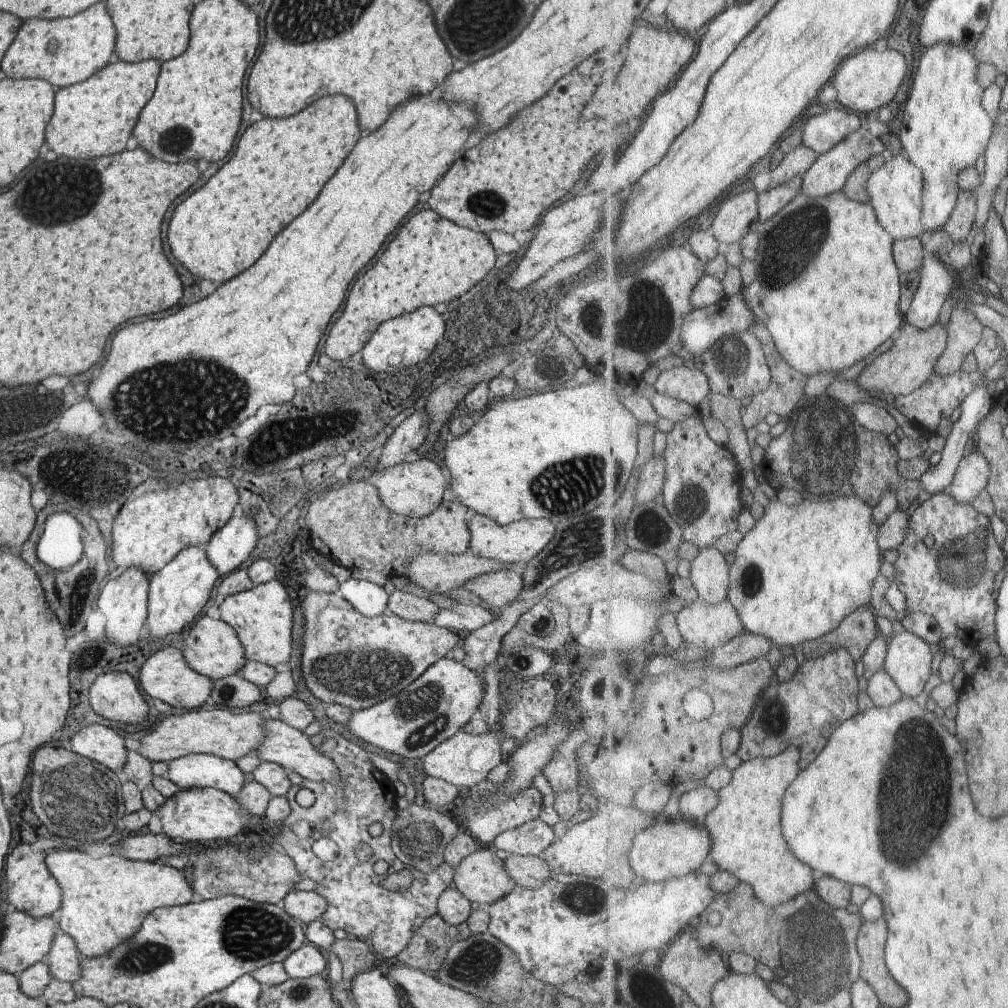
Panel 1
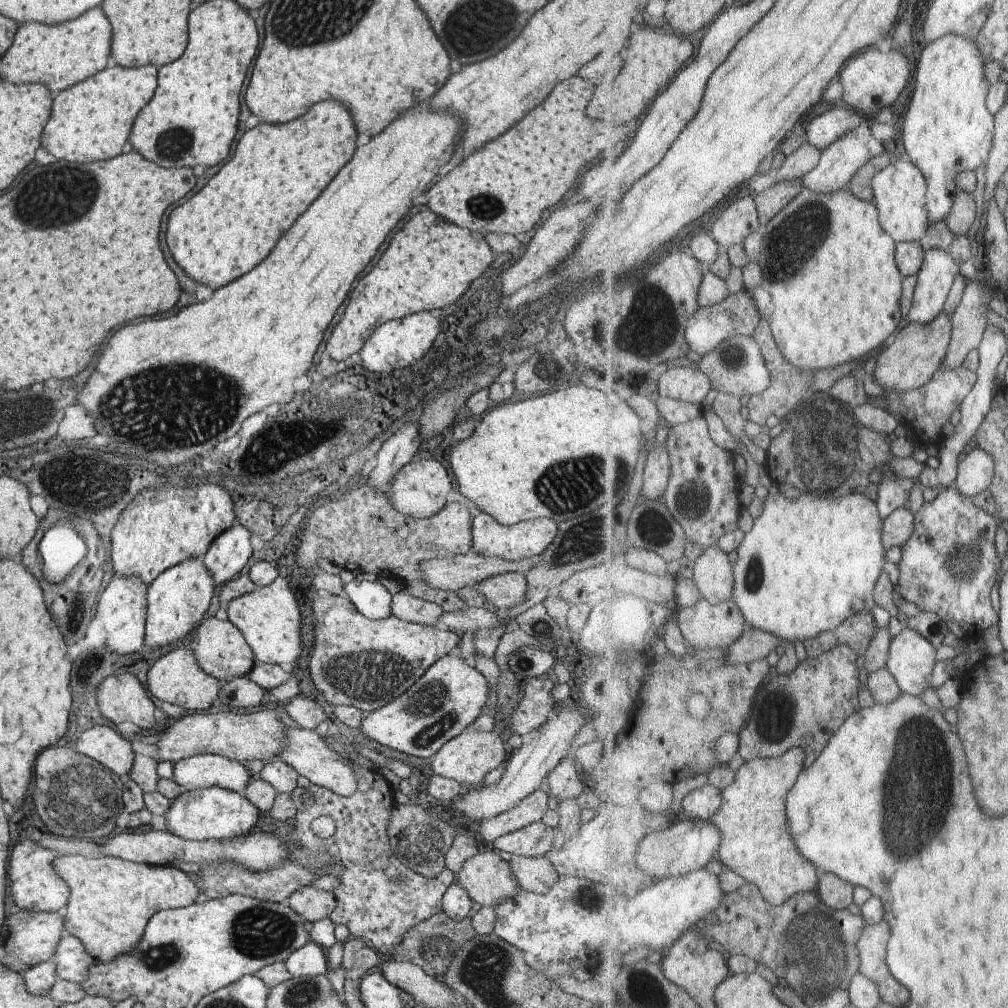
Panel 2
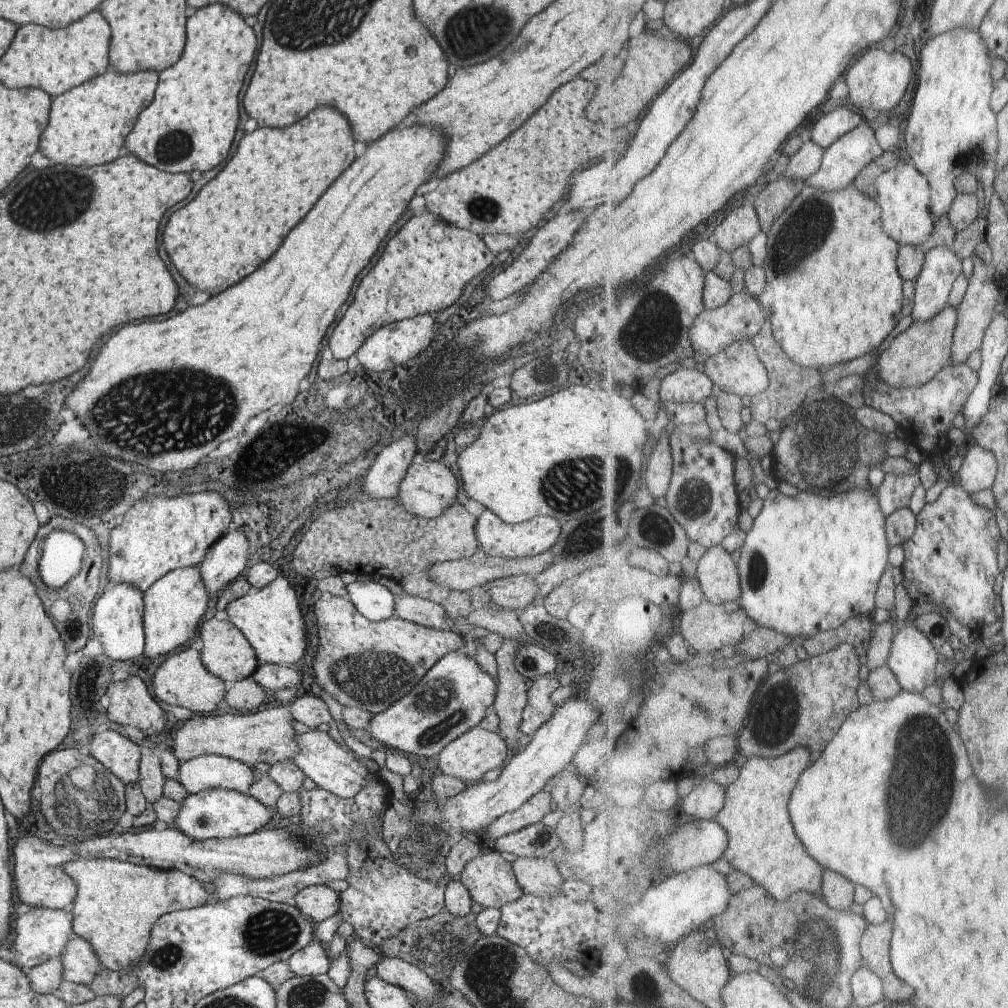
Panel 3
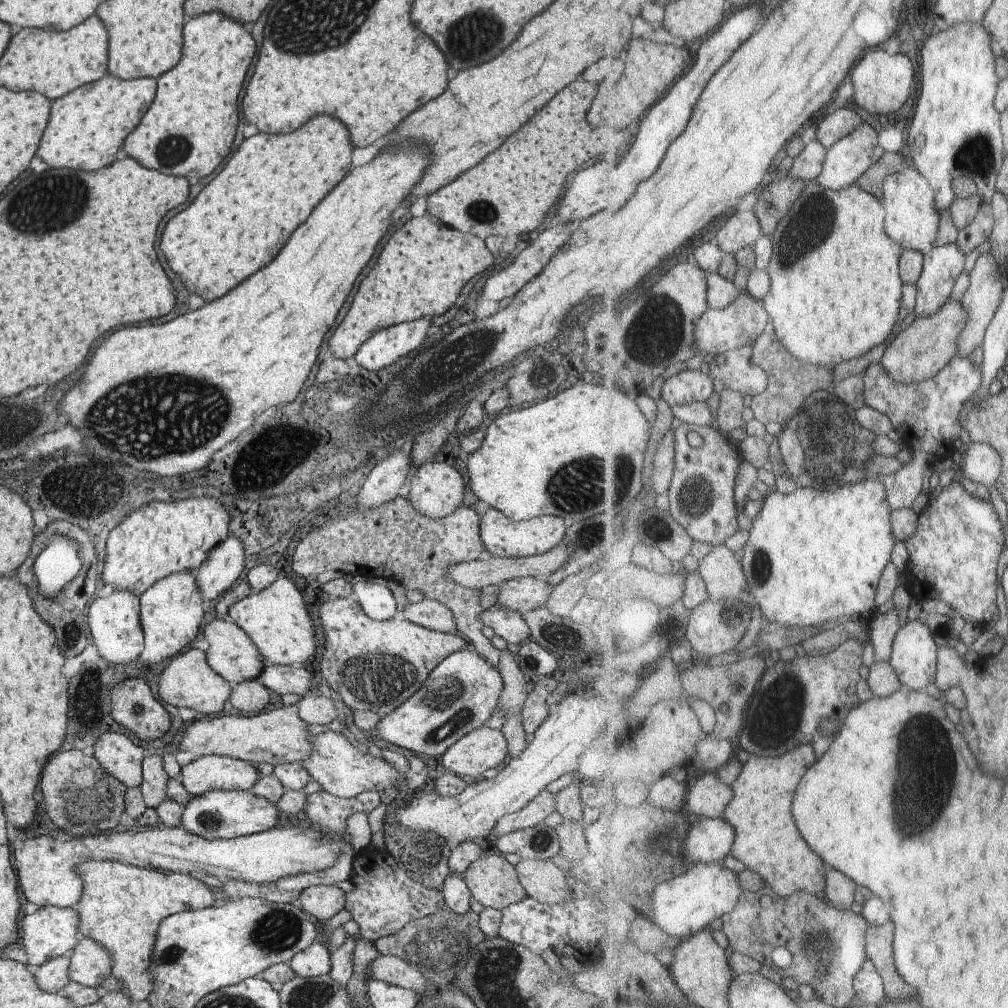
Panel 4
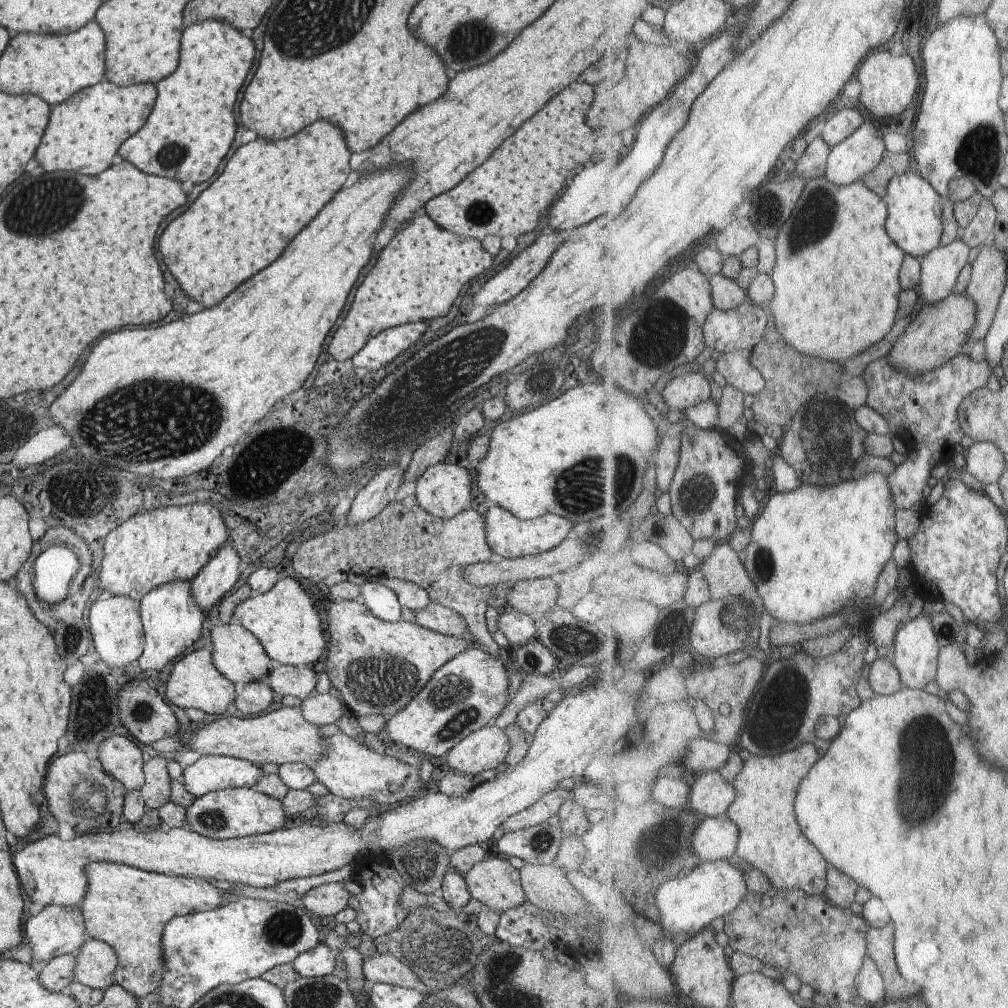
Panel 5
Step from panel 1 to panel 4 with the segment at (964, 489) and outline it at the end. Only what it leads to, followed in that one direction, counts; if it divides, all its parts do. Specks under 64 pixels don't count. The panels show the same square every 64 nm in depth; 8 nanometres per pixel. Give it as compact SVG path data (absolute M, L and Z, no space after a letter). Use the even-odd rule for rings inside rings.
M973 442L964 458L961 474L986 487L996 486L1005 471L1003 454L990 443Z

